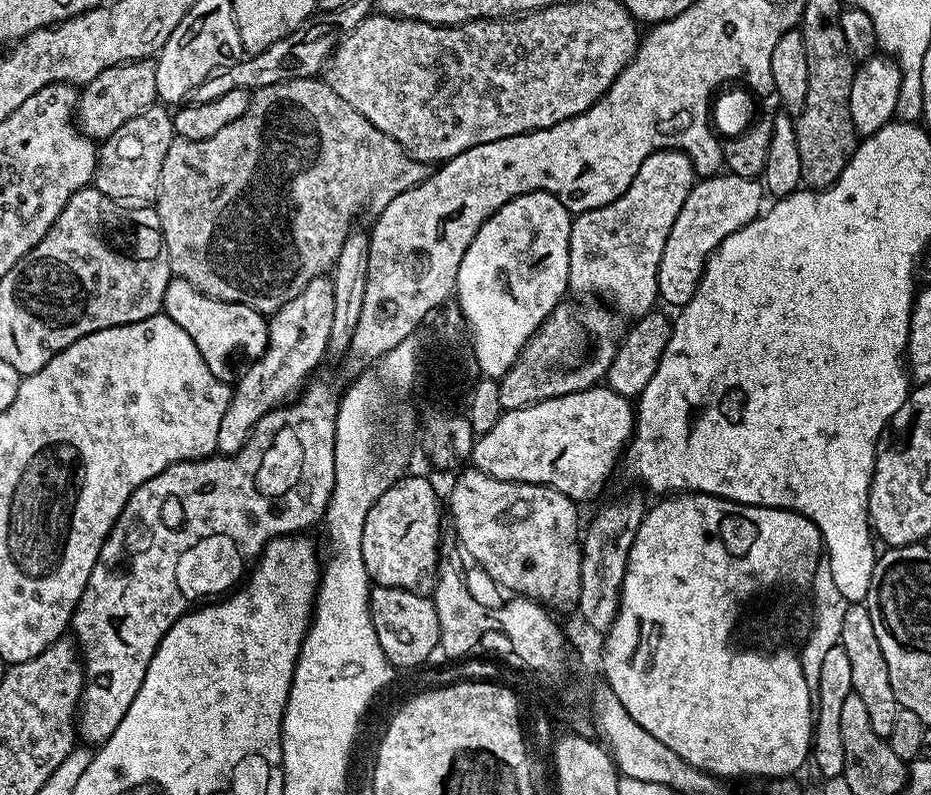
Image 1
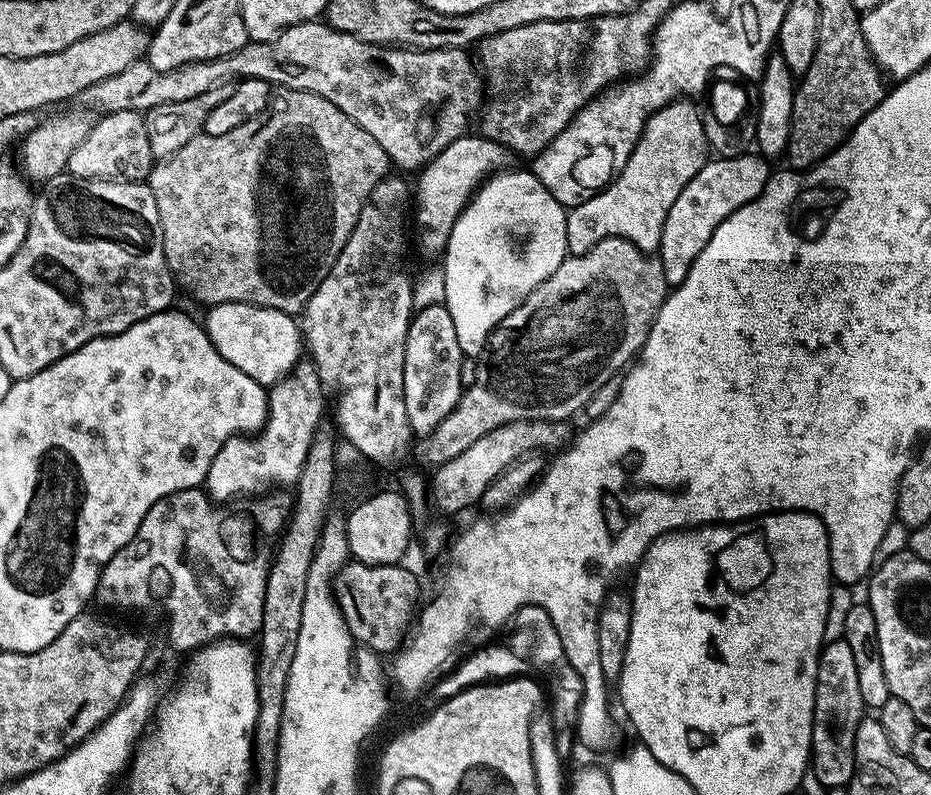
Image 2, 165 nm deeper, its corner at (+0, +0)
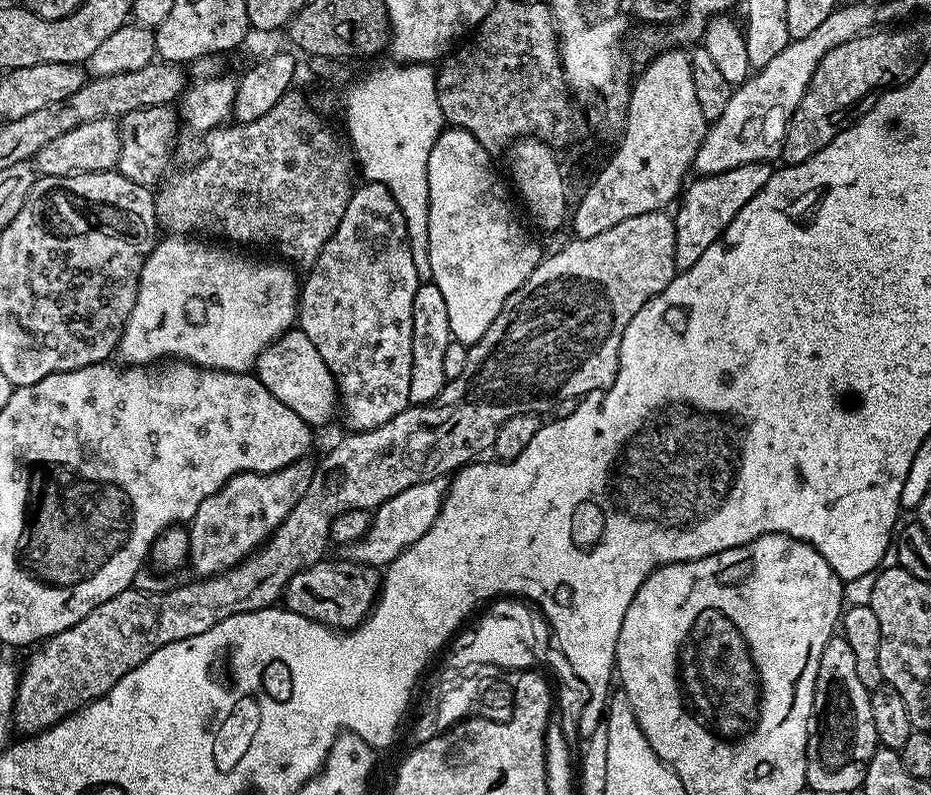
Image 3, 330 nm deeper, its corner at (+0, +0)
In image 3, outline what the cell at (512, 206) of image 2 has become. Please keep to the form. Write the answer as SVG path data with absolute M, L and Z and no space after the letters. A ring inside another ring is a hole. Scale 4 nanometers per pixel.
M445 127L430 151L429 178L429 256L433 271L431 283L442 290L446 298L446 314L450 314L450 330L455 343L473 345L498 318L502 306L530 278L542 259L536 240L512 220L512 208L507 204L509 189L500 185L500 176L492 169L493 153L488 152L464 129Z

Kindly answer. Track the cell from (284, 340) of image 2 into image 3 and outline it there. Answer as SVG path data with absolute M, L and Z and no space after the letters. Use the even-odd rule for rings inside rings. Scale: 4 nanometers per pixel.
M299 330L284 332L256 359L254 365L255 375L282 402L282 406L290 406L298 418L302 418L310 426L324 424L332 415L338 412L338 397L336 383L326 366L322 362L322 354L314 347L314 342L306 338L306 334Z

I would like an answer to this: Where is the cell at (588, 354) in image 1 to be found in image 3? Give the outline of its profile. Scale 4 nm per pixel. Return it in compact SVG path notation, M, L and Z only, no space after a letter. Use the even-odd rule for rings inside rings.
M661 210L659 212L651 212L650 214L638 214L634 218L626 218L626 222L618 222L618 226L610 226L610 230L602 230L602 234L594 234L594 238L586 238L585 240L569 239L570 242L565 248L558 249L553 256L545 255L541 259L539 266L530 274L530 278L526 278L524 285L518 290L514 290L514 294L510 294L510 298L502 306L498 318L494 318L494 322L490 322L486 334L482 334L480 341L469 347L466 370L462 375L447 381L443 390L438 394L438 398L433 400L432 403L412 404L406 410L402 410L402 414L390 418L390 422L386 422L374 430L352 432L351 434L347 434L348 436L342 437L321 458L320 465L318 463L315 465L310 486L306 486L306 494L302 494L302 498L298 498L298 506L294 506L294 510L290 510L290 514L286 514L286 518L282 523L272 531L272 535L252 555L247 556L246 559L236 565L236 567L230 569L229 572L222 572L218 576L200 578L195 581L197 584L184 584L181 588L170 589L169 592L167 590L143 592L134 586L122 590L122 594L114 594L114 598L102 602L102 606L94 606L94 610L90 610L90 614L86 614L86 618L82 618L82 622L78 622L74 626L62 630L57 636L50 636L47 640L43 641L35 649L37 652L29 658L28 665L22 668L22 671L19 673L20 685L16 688L16 701L14 702L14 710L12 711L12 723L15 731L17 733L20 731L20 734L35 734L37 732L44 732L47 728L53 728L70 714L74 714L80 711L81 708L85 708L90 702L101 700L123 676L130 674L130 670L134 670L142 662L146 662L146 658L150 658L150 654L154 654L154 650L158 650L175 640L194 638L194 634L206 634L206 630L210 630L210 626L220 624L226 618L230 618L239 612L257 612L263 608L273 607L283 597L284 587L288 585L290 578L294 578L294 574L298 574L302 570L314 566L319 560L325 559L327 552L324 551L330 548L330 526L334 522L334 518L338 518L338 514L346 514L346 510L358 510L359 508L375 510L382 502L394 498L394 494L402 494L402 490L410 490L410 486L418 486L418 482L426 482L427 480L443 477L445 474L455 473L457 470L463 468L464 465L473 463L477 458L483 457L480 455L484 451L487 453L491 449L493 442L496 440L498 430L502 426L502 422L506 422L511 416L526 414L527 412L544 414L559 399L583 398L590 392L598 392L607 388L611 384L612 379L616 377L616 371L620 365L622 334L626 334L626 326L630 326L630 318L634 318L634 314L638 314L638 310L642 310L642 306L646 306L646 302L650 298L654 298L659 292L666 290L666 286L670 286L670 282L676 277L678 269L674 262L675 229L676 221L667 211Z

